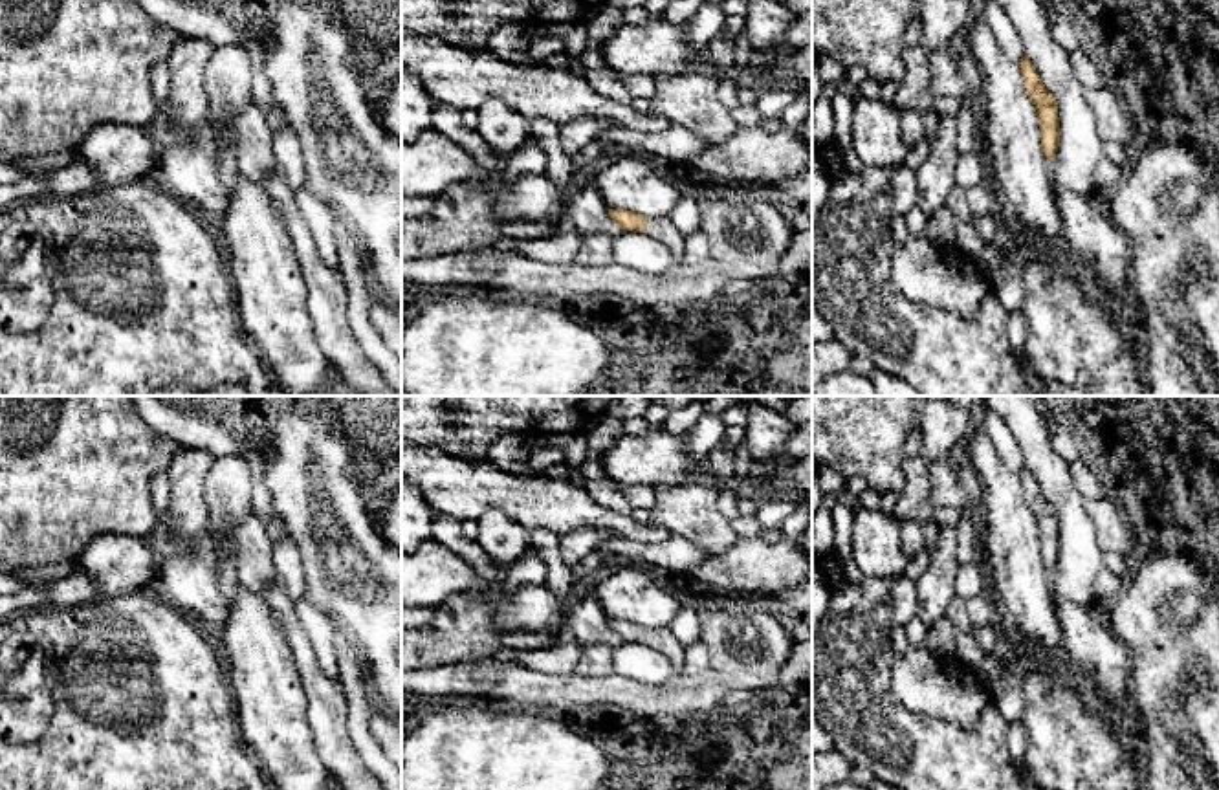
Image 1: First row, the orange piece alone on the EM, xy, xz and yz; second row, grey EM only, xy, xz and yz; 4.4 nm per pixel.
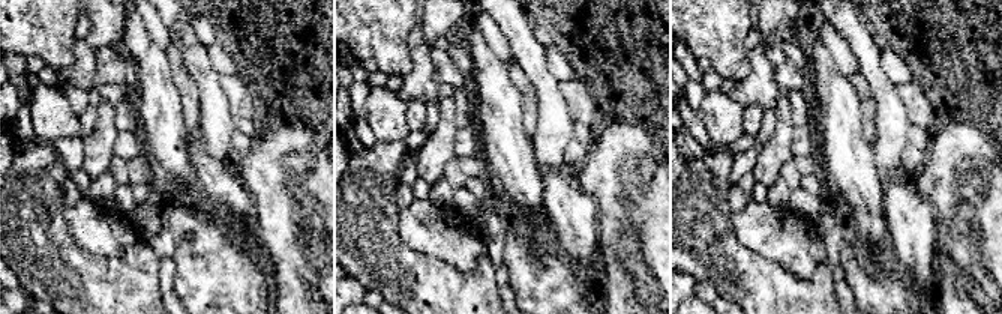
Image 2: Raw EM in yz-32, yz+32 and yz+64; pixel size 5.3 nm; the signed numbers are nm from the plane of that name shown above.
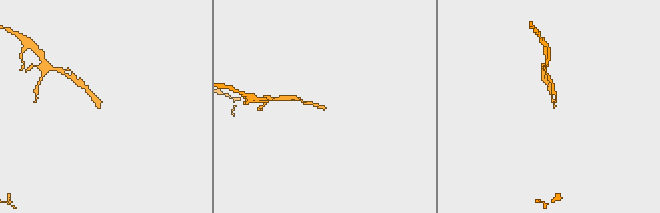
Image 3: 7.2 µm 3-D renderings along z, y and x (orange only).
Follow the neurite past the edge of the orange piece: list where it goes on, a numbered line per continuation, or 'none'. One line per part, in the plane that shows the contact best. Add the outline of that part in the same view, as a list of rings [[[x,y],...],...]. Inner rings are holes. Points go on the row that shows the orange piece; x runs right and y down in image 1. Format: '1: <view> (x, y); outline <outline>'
1: xz (662, 230); outline [[[669,216],[647,218],[645,235],[665,244],[676,258],[682,257],[686,236],[676,229]]]

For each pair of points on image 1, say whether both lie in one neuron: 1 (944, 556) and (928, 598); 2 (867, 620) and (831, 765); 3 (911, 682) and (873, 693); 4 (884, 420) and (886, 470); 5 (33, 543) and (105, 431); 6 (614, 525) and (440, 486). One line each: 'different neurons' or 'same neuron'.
1: same neuron
2: different neurons
3: different neurons
4: same neuron
5: same neuron
6: same neuron

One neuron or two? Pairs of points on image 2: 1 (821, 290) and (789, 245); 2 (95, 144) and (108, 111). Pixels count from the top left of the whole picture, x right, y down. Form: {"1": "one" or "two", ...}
{"1": "two", "2": "one"}

